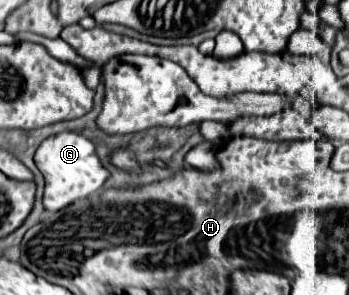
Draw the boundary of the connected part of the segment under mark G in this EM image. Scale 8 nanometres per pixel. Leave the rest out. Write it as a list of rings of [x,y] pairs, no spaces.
[[[72,131],[58,133],[58,135],[52,135],[46,141],[42,141],[42,145],[38,147],[38,151],[34,155],[34,161],[46,177],[44,207],[48,211],[60,211],[60,209],[72,205],[76,199],[86,199],[88,195],[102,189],[102,185],[110,177],[110,171],[102,165],[102,161],[96,155],[94,143],[90,139],[86,139],[84,135],[72,133]]]

